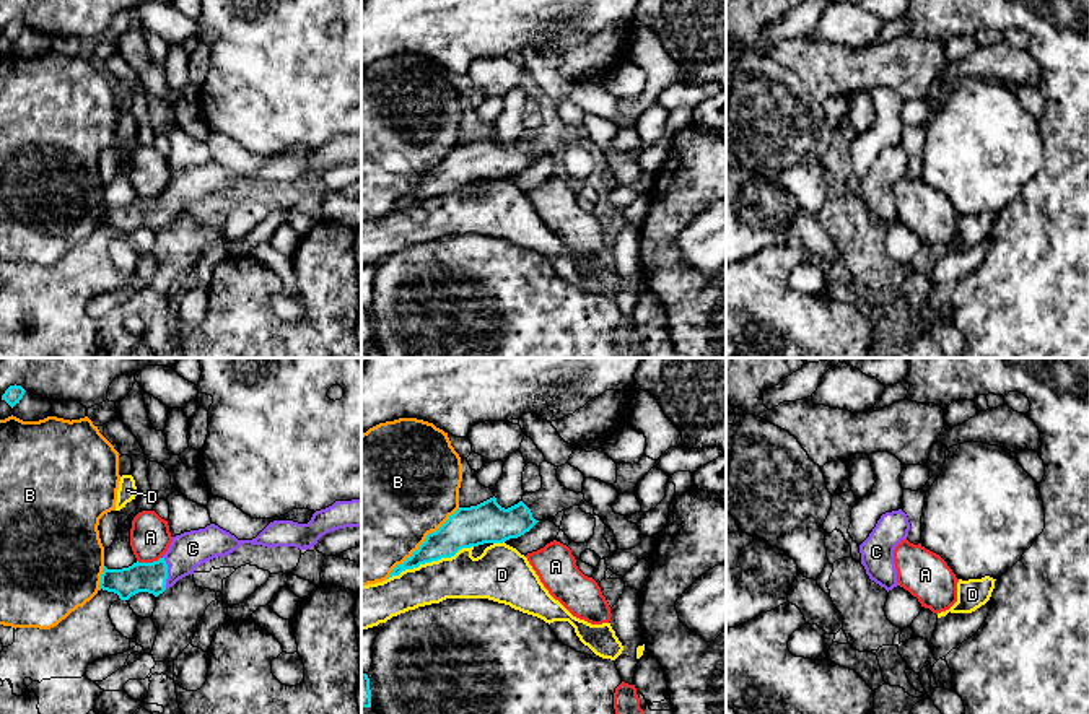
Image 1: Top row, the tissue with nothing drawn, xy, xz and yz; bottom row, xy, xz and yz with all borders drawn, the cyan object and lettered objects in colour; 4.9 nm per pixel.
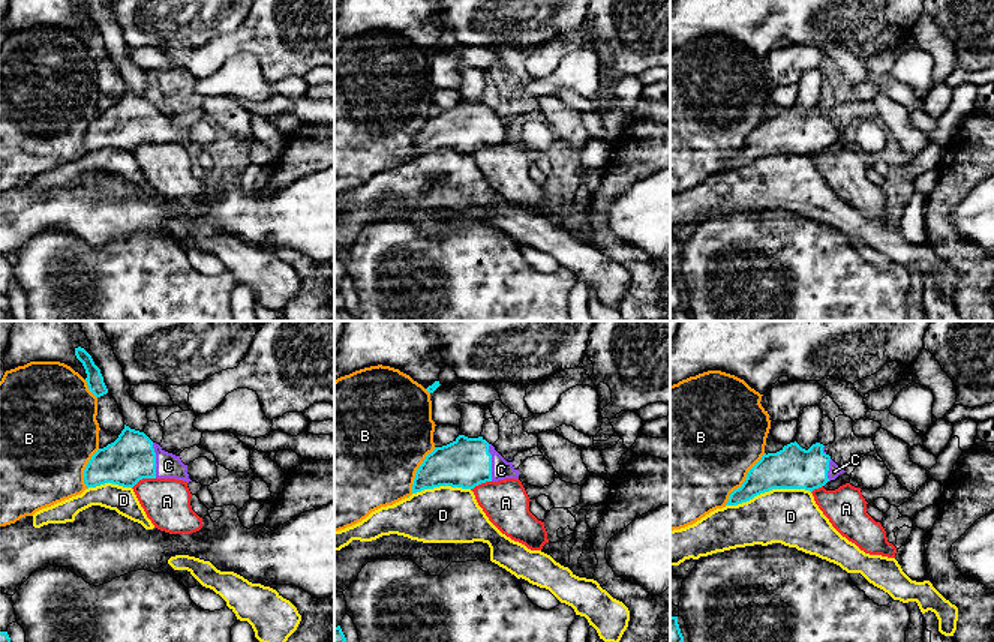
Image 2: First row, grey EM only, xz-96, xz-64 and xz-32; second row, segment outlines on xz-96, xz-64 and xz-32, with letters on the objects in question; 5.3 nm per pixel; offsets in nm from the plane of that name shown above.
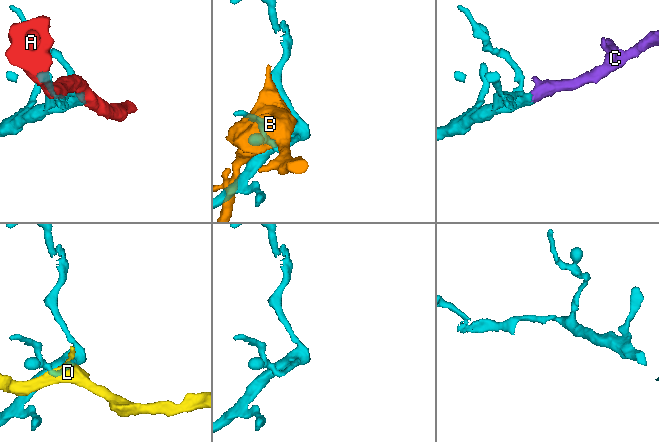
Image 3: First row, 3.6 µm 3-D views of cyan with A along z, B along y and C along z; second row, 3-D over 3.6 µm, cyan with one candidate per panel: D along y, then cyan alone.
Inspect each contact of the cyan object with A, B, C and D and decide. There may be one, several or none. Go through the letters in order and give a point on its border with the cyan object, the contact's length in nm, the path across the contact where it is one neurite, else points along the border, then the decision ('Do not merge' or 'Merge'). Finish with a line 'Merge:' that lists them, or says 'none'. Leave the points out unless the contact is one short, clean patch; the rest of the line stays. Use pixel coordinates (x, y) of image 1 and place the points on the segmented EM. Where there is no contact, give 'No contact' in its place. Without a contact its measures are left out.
A: Touches cyan at xy (148, 563). Shared border 130 nm. Do not merge
B: Touches cyan at xz (424, 542). Shared border 500 nm. Do not merge
C: Touches cyan at xy (166, 573). Shared border 160 nm. Path across: xy (150, 578), (166, 573), (192, 548). Merge
D: Touches cyan at xz (430, 561). Shared border 460 nm. Do not merge
Merge: C

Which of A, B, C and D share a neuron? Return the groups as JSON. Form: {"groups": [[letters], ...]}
{"groups": [["A"], ["B"], ["C"], ["D"]]}

